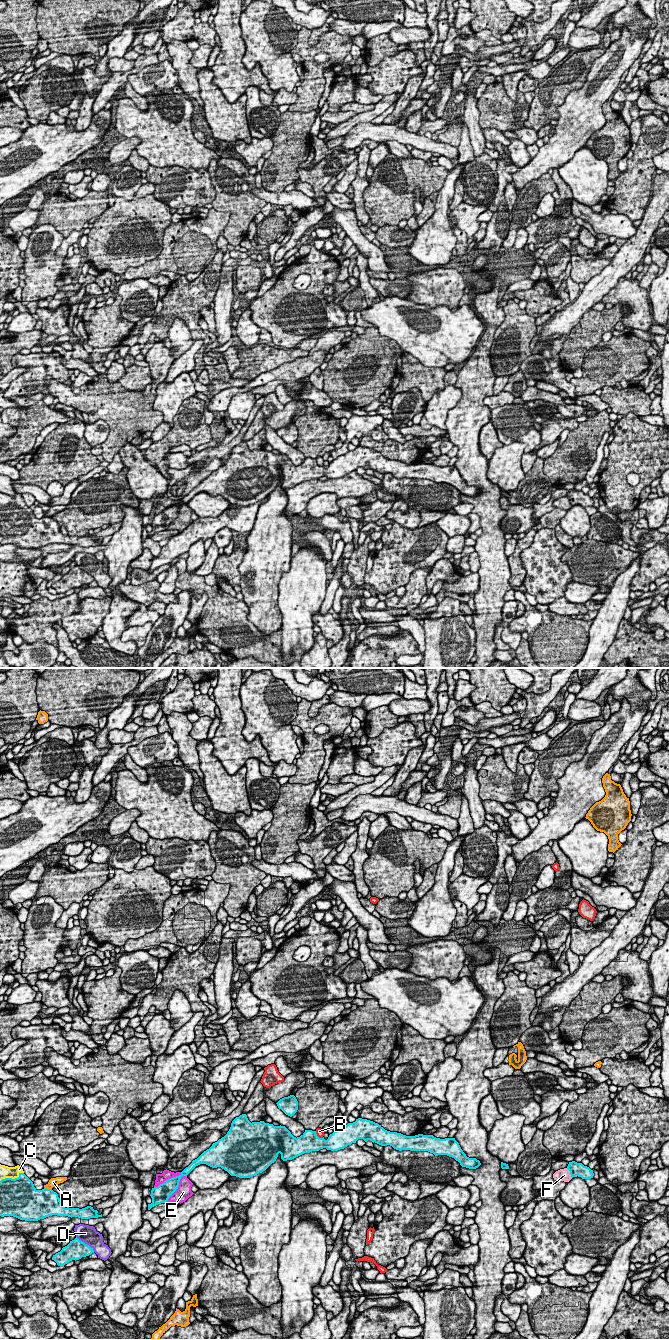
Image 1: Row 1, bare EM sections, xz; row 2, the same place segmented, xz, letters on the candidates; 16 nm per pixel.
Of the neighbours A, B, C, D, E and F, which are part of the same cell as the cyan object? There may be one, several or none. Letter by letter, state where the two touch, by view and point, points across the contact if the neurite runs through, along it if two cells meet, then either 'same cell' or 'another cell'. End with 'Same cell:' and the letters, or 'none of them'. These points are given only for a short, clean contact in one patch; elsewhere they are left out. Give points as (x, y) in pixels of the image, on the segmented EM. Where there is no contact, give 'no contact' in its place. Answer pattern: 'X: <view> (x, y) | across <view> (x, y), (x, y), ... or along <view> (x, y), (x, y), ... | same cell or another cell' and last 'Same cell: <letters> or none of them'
A: xz (48, 1189) | another cell
B: xz (317, 1136) | another cell
C: xz (11, 1178) | same cell
D: xz (84, 1243) | another cell
E: xz (177, 1187) | another cell
F: xz (570, 1173) | another cell
Same cell: C

